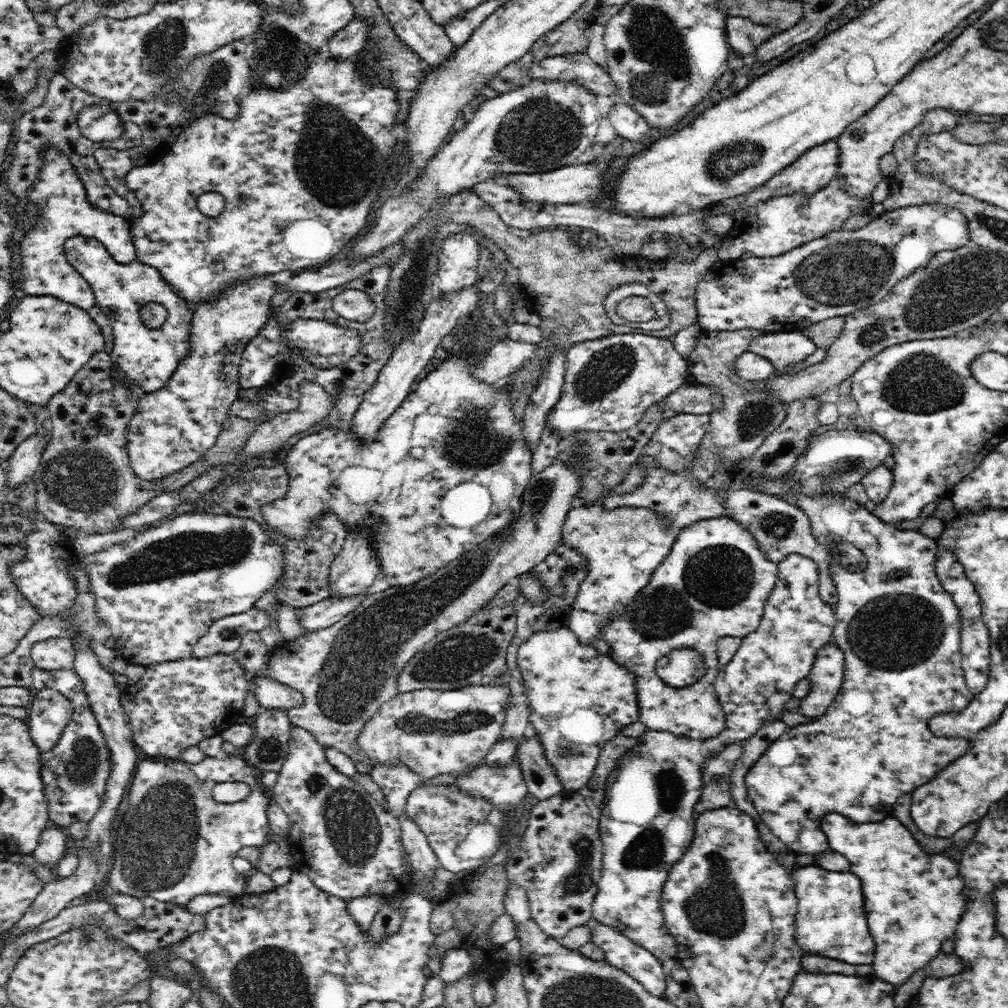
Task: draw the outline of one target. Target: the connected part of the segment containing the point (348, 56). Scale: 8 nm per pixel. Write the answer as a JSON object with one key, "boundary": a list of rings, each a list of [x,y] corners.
{"boundary":[[[355,14],[354,18],[341,28],[332,38],[329,38],[328,46],[332,58],[338,61],[350,61],[365,47],[368,40],[369,24]]]}

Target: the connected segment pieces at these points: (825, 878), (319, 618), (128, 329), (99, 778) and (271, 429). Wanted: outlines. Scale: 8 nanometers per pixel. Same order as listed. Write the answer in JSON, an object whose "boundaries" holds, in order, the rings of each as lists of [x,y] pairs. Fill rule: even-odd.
{"boundaries":[[[[808,865],[793,872],[795,895],[798,899],[796,943],[804,952],[838,958],[848,964],[873,964],[874,939],[868,931],[864,914],[863,884],[852,872],[830,872]]],[[[368,591],[351,597],[328,597],[327,599],[311,604],[302,609],[295,609],[301,628],[307,632],[314,632],[332,626],[336,621],[342,620],[362,600],[368,596]]],[[[84,236],[68,238],[64,244],[64,252],[67,262],[90,283],[97,306],[106,314],[112,325],[114,345],[110,354],[108,354],[110,375],[112,375],[109,380],[122,383],[124,387],[128,387],[128,381],[136,381],[147,394],[152,394],[152,392],[156,392],[155,390],[162,388],[175,373],[179,362],[189,353],[193,308],[174,293],[172,286],[152,265],[138,261],[133,261],[130,265],[119,264],[112,259],[106,247],[99,240],[88,239]],[[152,302],[162,304],[167,309],[166,320],[160,329],[148,328],[147,325],[144,325],[144,320],[141,319],[140,310],[144,308],[144,304]]],[[[34,667],[32,669],[32,689],[54,689],[67,696],[74,705],[74,710],[71,716],[71,721],[68,726],[64,728],[62,736],[60,736],[59,744],[52,748],[50,752],[41,752],[41,778],[44,784],[44,791],[46,793],[46,800],[48,802],[49,816],[51,824],[57,827],[70,827],[75,821],[90,821],[96,816],[100,806],[104,802],[103,798],[106,793],[106,784],[112,772],[112,753],[106,745],[104,735],[100,730],[98,721],[94,716],[92,707],[90,706],[82,679],[76,674],[74,668],[72,669],[40,669]]],[[[304,379],[299,386],[300,400],[298,409],[293,409],[290,412],[282,412],[275,417],[261,422],[253,433],[248,437],[248,440],[244,442],[244,446],[240,448],[240,454],[245,454],[248,459],[258,457],[259,455],[265,455],[265,452],[274,451],[282,442],[288,440],[290,436],[298,434],[308,428],[314,426],[317,422],[323,420],[323,418],[332,410],[334,406],[334,399],[328,395],[317,382]]]]}

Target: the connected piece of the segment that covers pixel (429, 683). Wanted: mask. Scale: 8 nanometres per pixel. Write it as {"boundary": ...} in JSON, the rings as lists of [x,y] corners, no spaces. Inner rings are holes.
{"boundary":[[[518,578],[510,579],[491,601],[465,623],[439,632],[404,666],[396,684],[398,692],[406,693],[423,688],[451,691],[476,685],[508,685],[511,678],[506,652],[517,628],[517,612],[513,608],[513,602],[519,594]]]}

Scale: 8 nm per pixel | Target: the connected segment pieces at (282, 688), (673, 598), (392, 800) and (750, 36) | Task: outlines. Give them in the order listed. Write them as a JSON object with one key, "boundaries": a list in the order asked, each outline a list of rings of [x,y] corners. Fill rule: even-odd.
{"boundaries":[[[[260,673],[253,680],[254,694],[261,709],[285,709],[299,707],[304,702],[303,694]]],[[[729,516],[696,520],[678,533],[666,560],[652,572],[648,584],[638,592],[638,596],[628,602],[626,612],[622,616],[608,618],[610,622],[602,630],[602,639],[609,644],[610,657],[636,673],[639,720],[646,728],[707,740],[718,736],[725,726],[726,711],[720,706],[713,683],[720,665],[717,655],[718,639],[724,636],[743,639],[758,628],[765,604],[776,584],[778,565],[768,560],[760,550],[758,541]],[[674,648],[693,648],[704,657],[706,672],[702,680],[684,687],[673,687],[658,676],[656,663]]],[[[382,763],[380,766],[373,768],[370,774],[371,780],[382,789],[389,810],[392,810],[392,814],[396,817],[405,812],[407,798],[412,790],[421,786],[421,783],[424,782],[410,768],[401,766],[400,763],[396,766]]],[[[727,16],[727,41],[732,50],[748,62],[753,52],[776,34],[767,24],[758,24],[743,16]]]]}

